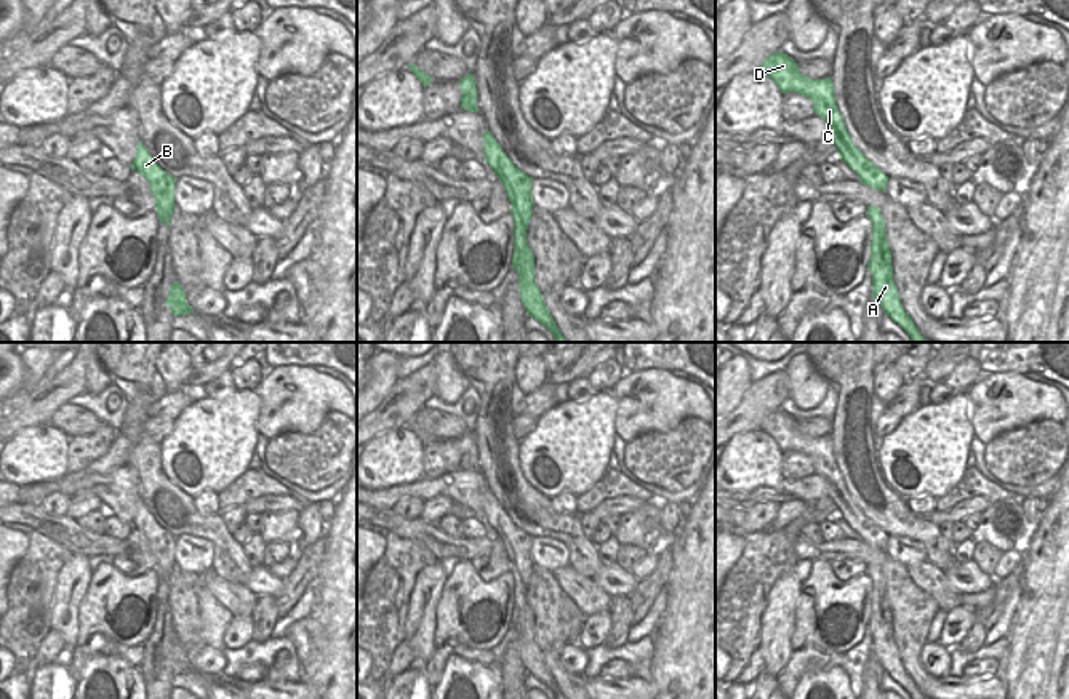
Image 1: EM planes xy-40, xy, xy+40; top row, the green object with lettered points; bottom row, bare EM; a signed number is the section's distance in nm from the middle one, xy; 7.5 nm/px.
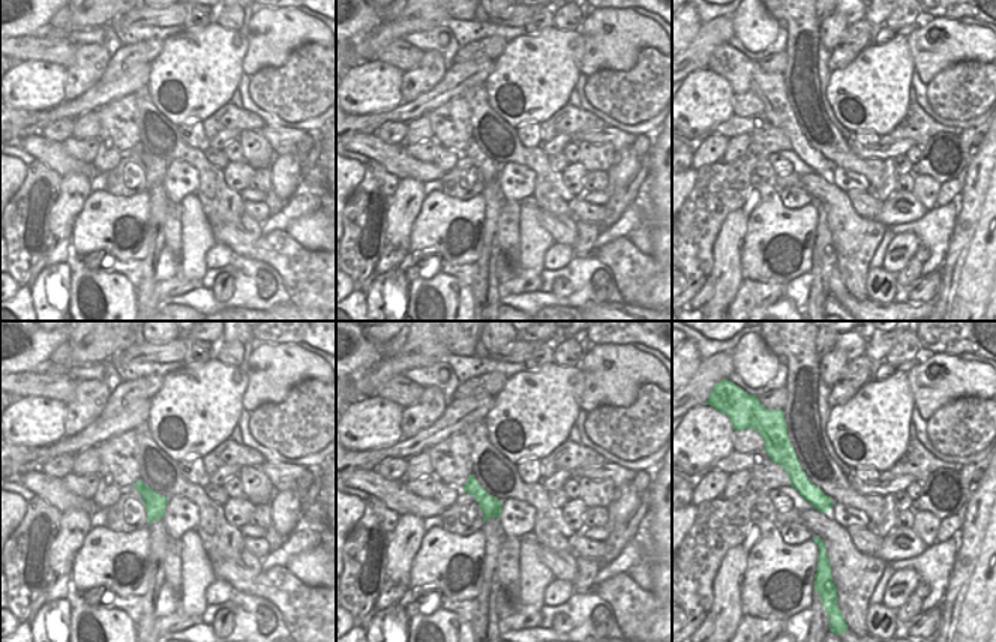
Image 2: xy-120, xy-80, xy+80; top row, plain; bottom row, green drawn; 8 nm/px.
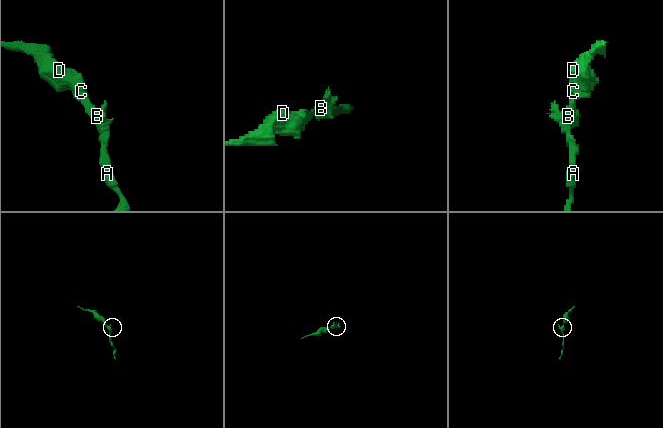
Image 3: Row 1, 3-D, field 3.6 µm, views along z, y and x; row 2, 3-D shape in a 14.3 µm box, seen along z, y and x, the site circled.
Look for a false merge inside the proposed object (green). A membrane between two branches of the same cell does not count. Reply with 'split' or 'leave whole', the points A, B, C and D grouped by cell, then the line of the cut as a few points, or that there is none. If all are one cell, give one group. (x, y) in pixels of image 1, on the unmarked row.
leave whole; A B C D; no cut

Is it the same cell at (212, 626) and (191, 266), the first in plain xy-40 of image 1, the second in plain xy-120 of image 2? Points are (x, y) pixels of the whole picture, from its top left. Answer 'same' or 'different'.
same

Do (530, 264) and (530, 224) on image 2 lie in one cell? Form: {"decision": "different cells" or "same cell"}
{"decision": "same cell"}

